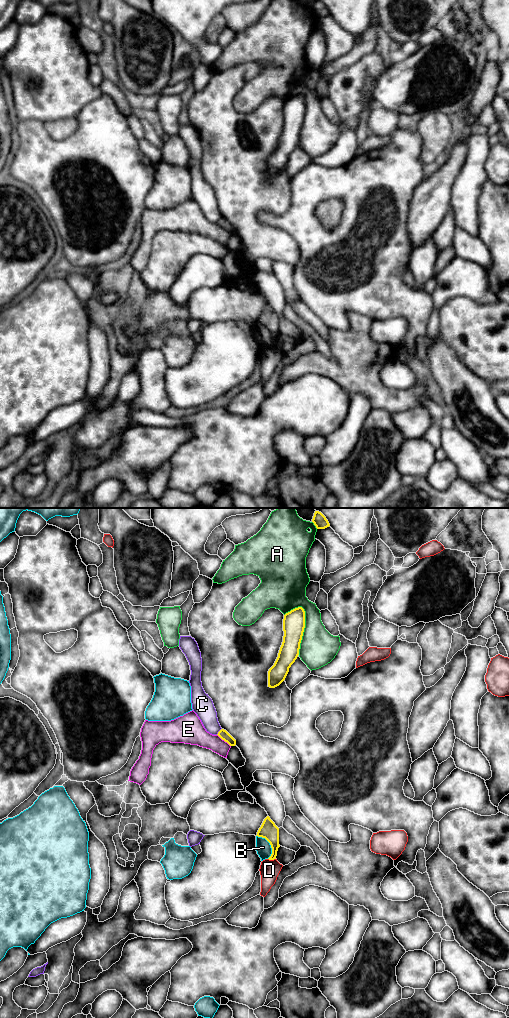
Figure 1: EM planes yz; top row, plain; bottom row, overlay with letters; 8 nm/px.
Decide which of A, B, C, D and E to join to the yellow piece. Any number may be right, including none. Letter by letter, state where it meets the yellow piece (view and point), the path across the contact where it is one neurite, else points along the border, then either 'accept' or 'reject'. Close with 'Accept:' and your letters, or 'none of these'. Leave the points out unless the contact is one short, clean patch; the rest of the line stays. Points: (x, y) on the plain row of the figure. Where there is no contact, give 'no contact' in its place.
A: yz (303, 118) | reject
B: yz (270, 332) | reject
C: yz (219, 219) | reject
D: yz (272, 347) | reject
E: yz (224, 228) | along yz (217, 222), (230, 234) | reject
Accept: none of these

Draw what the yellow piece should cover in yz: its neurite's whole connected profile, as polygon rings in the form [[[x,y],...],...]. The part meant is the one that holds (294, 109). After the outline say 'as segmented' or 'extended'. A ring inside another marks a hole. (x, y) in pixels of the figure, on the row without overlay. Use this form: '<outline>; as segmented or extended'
[[[302,95],[284,103],[283,130],[274,153],[268,159],[268,175],[275,176],[285,168],[289,156],[299,143],[304,116],[305,99]]]; as segmented

